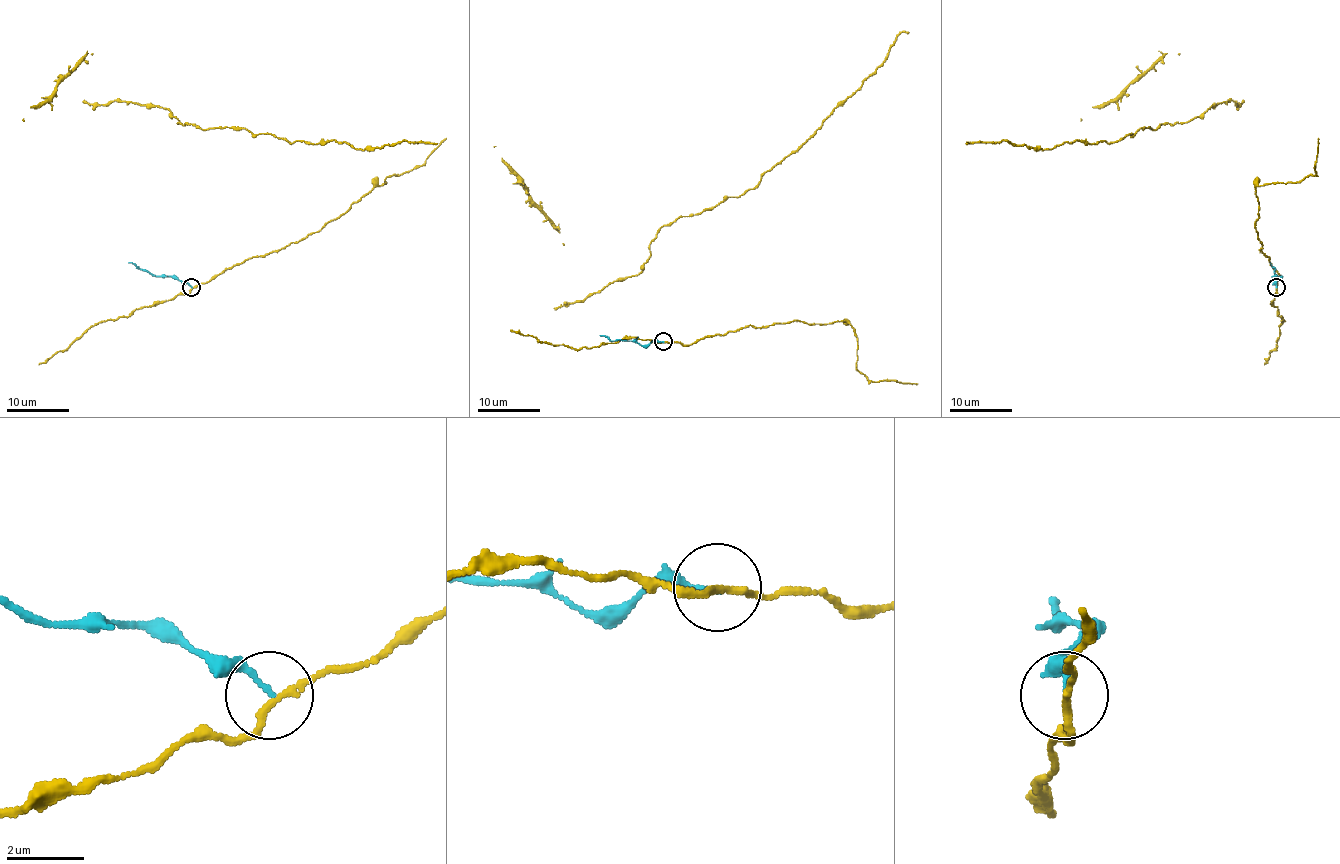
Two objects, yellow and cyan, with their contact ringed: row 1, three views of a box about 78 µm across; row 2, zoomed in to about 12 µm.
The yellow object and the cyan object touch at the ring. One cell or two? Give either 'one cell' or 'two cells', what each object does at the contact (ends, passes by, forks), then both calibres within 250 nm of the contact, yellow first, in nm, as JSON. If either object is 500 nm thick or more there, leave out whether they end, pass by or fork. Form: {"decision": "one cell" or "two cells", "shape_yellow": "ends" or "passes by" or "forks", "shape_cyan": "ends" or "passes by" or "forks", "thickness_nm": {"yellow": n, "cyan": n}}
{"decision": "two cells", "shape_yellow": "passes by", "shape_cyan": "ends", "thickness_nm": {"yellow": 170, "cyan": 160}}

